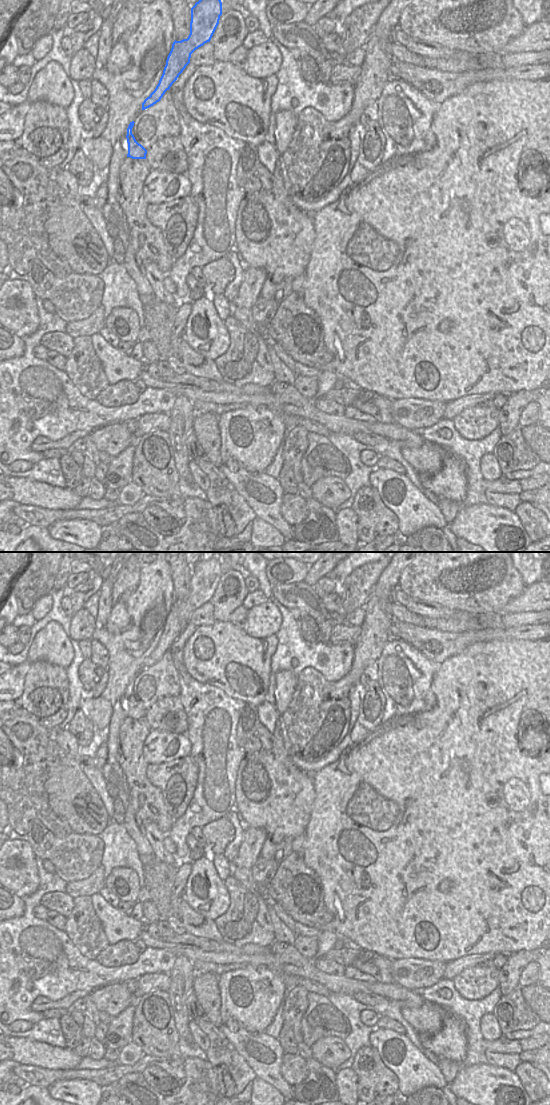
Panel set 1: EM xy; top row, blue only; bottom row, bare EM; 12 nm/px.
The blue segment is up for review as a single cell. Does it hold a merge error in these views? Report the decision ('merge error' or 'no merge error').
merge error

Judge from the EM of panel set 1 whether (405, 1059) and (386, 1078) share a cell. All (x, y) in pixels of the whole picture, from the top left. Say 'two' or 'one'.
two

